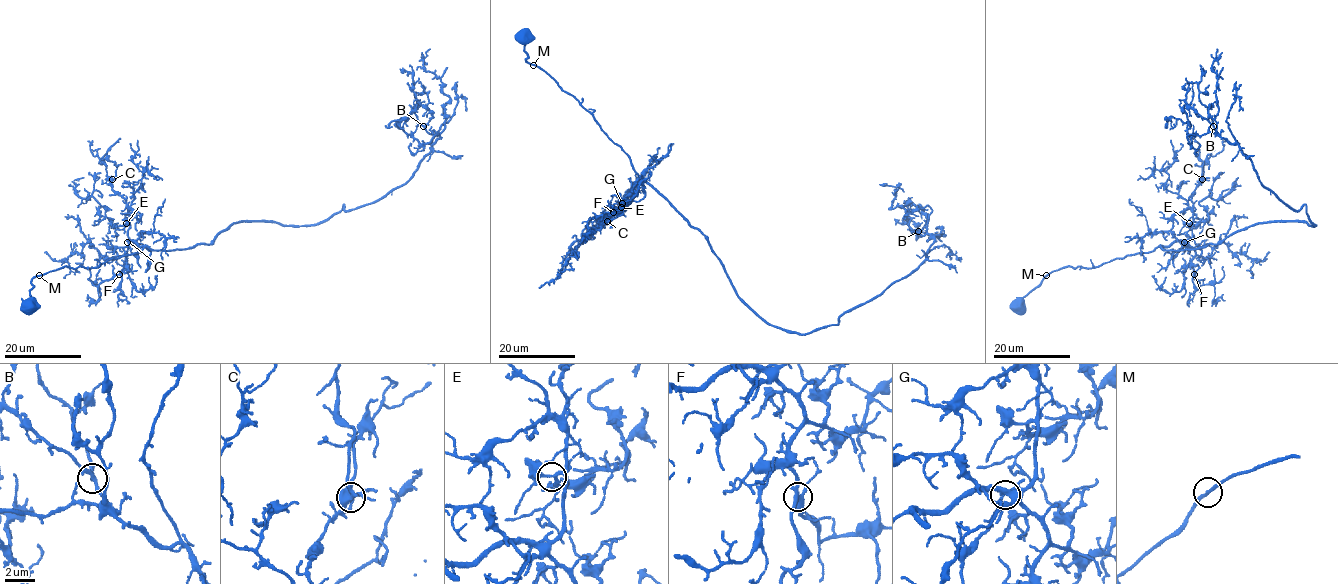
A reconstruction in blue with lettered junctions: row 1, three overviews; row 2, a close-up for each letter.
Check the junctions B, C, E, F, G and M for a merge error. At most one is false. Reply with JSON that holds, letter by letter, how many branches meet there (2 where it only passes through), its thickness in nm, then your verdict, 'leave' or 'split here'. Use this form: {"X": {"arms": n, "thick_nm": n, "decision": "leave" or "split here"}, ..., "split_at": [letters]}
{"B": {"arms": 3, "thick_nm": 200, "decision": "leave"}, "C": {"arms": 3, "thick_nm": 420, "decision": "leave"}, "E": {"arms": 3, "thick_nm": 240, "decision": "leave"}, "F": {"arms": 3, "thick_nm": 320, "decision": "leave"}, "G": {"arms": 2, "thick_nm": 200, "decision": "leave"}, "M": {"arms": 2, "thick_nm": 180, "decision": "leave"}, "split_at": []}

